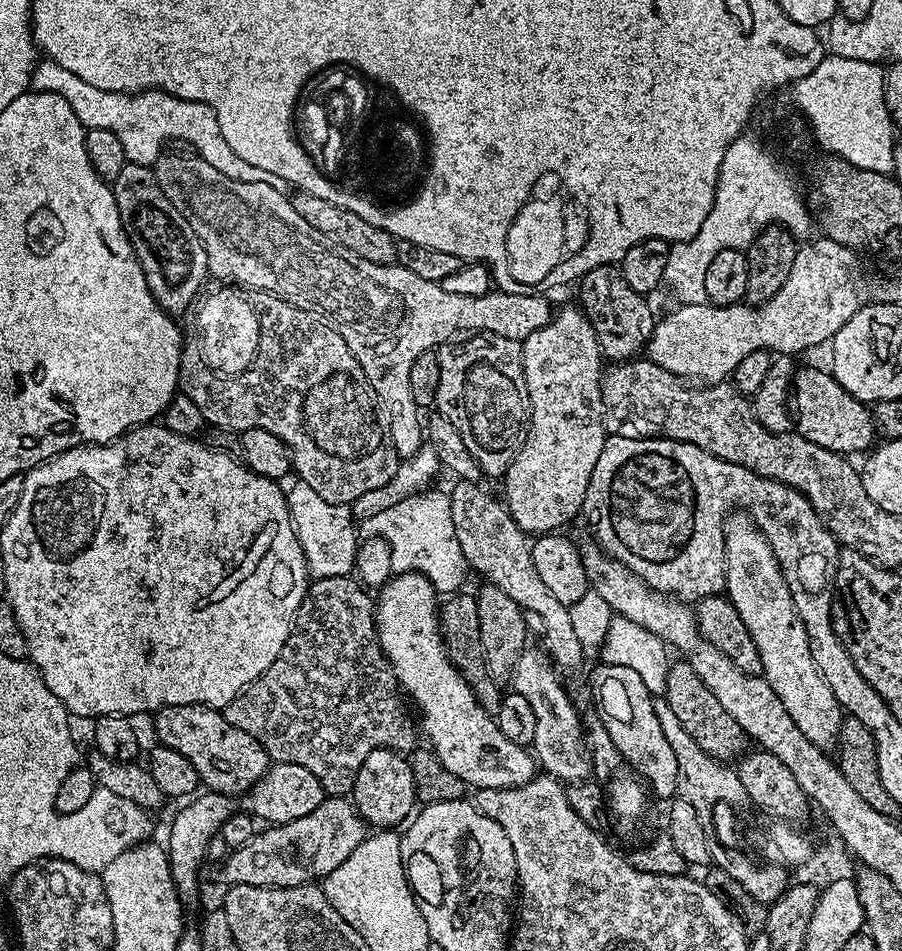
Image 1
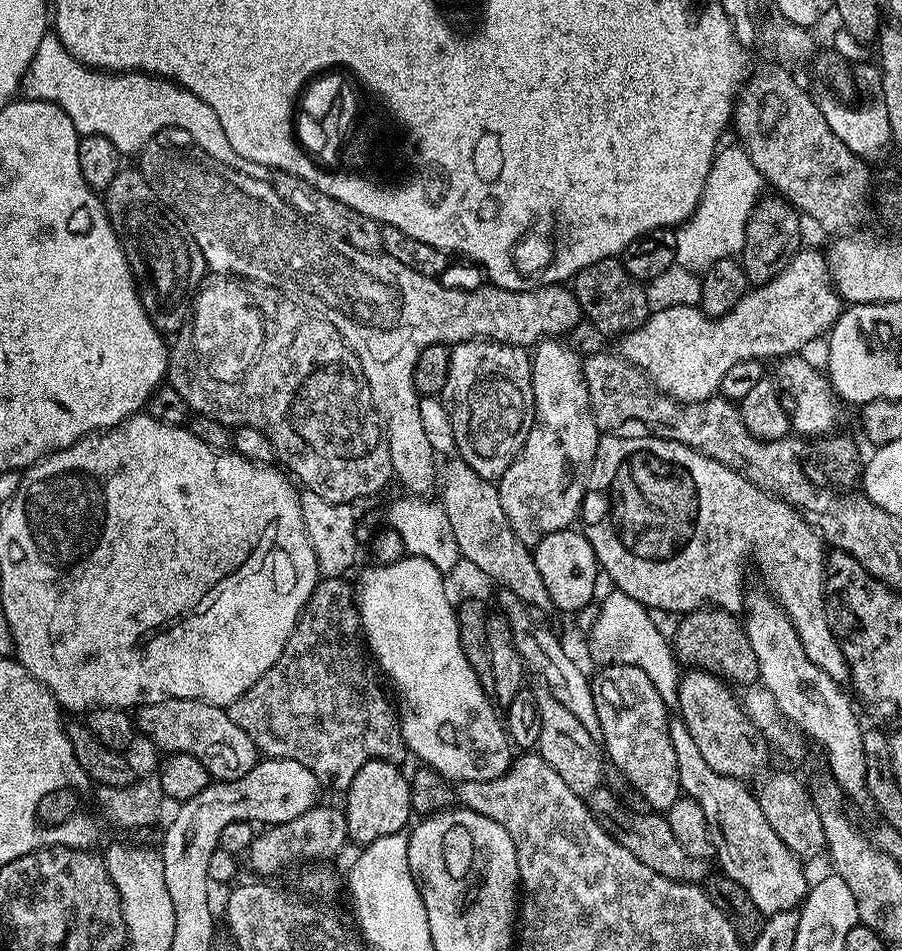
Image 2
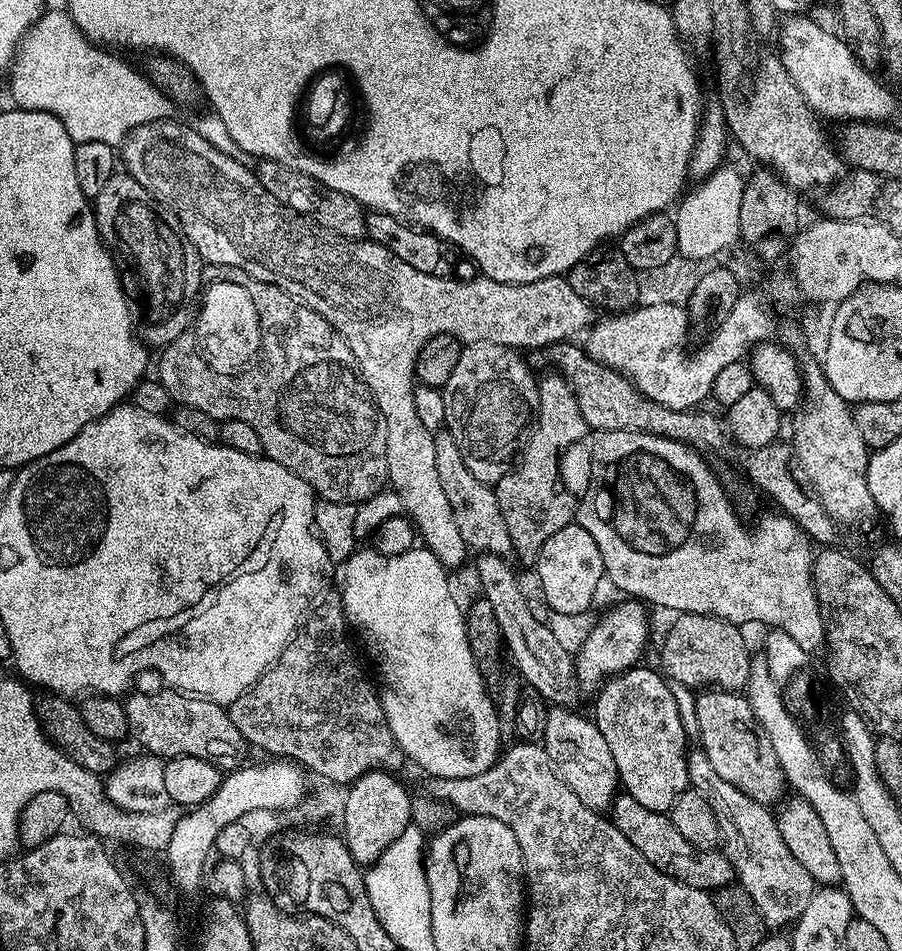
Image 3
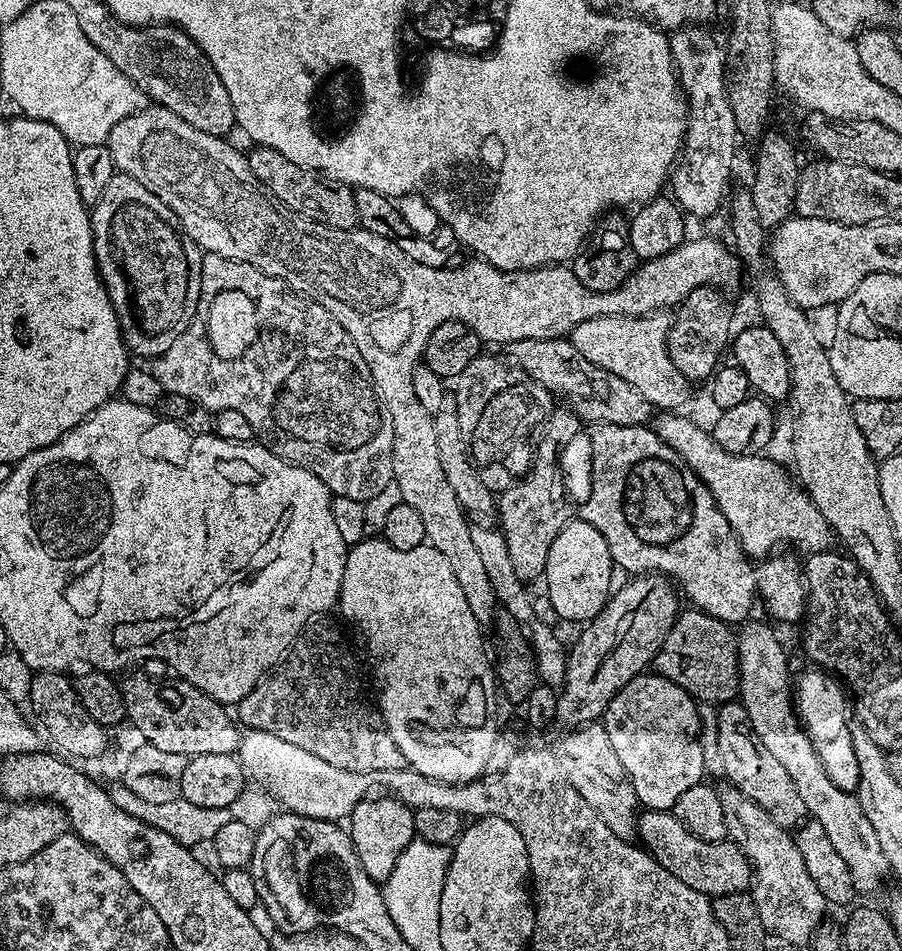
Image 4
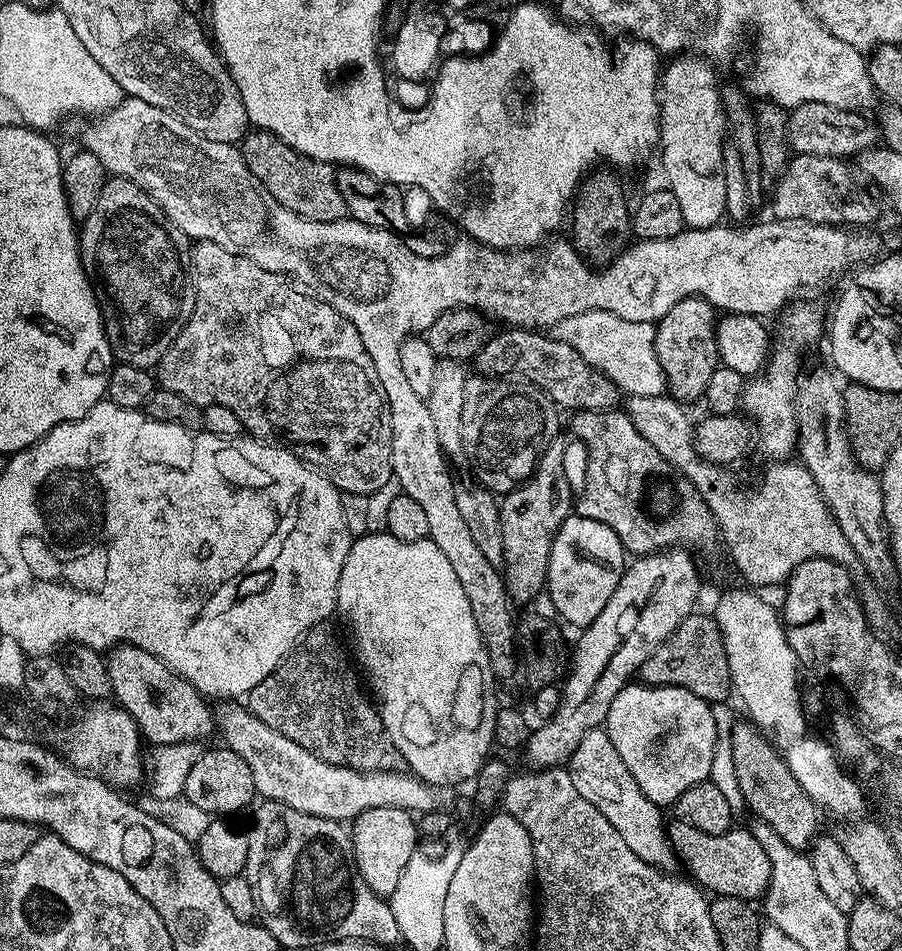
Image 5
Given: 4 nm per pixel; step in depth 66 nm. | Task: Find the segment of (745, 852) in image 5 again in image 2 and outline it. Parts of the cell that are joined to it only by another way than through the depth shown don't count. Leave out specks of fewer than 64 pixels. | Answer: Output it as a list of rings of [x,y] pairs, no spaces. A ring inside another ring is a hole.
[[[607,786],[595,788],[591,796],[587,797],[586,803],[593,814],[607,821],[616,841],[622,846],[626,846],[626,850],[630,850],[630,854],[634,854],[634,858],[638,858],[638,862],[646,862],[646,866],[650,866],[650,870],[654,870],[654,874],[662,874],[662,878],[685,882],[707,881],[710,875],[709,861],[694,858],[690,854],[686,854],[686,850],[682,850],[678,838],[674,838],[674,834],[670,831],[667,815],[655,810],[631,812]]]

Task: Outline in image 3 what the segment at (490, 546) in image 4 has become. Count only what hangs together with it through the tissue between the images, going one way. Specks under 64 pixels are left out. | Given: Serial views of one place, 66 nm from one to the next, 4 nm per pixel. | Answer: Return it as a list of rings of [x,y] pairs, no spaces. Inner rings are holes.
[[[481,553],[477,557],[476,570],[478,572],[478,580],[482,590],[483,599],[490,603],[493,607],[495,620],[499,624],[501,637],[517,666],[517,673],[521,679],[540,694],[549,705],[555,707],[571,708],[577,707],[578,698],[580,698],[579,684],[576,680],[576,667],[573,653],[566,649],[565,644],[560,640],[559,636],[551,629],[552,626],[544,624],[534,618],[534,614],[530,611],[530,598],[525,594],[519,580],[516,578],[515,572],[506,564],[505,557],[496,556],[492,553]]]

